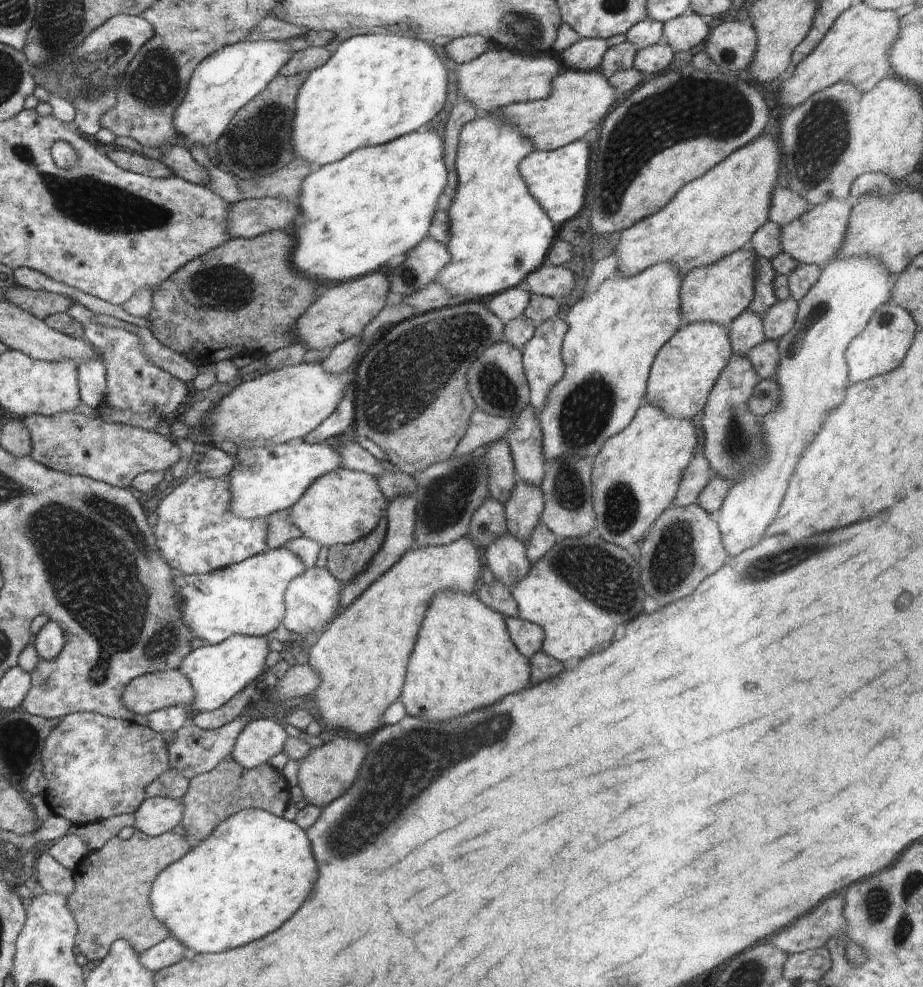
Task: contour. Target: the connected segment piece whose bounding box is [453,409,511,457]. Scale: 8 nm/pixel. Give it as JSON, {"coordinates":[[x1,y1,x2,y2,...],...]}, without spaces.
{"coordinates":[[474,409,471,412,466,432,456,446,453,457,470,455,473,450,480,448,480,446,489,445,502,437,505,438,510,423,507,418]]}

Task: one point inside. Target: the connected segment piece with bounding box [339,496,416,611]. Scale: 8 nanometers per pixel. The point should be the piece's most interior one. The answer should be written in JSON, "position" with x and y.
{"position":[400,513]}

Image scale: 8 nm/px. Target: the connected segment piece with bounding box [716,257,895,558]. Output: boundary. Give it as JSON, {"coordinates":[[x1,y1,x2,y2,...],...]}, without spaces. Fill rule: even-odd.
{"coordinates":[[850,257,841,261,832,260,821,269,816,284,798,302,796,320,776,344,779,357,774,378,778,385,778,400,775,407,760,417,759,427,763,440,763,455,756,461,756,466,746,472,738,482,731,484,728,494,724,497,721,507,717,510,718,524,722,540,729,558,739,555,744,549,758,544,768,524,774,520,776,510,784,498,788,488,788,480,802,456,802,452,812,444,816,432,822,428,824,418,831,410,844,402,849,384,849,368,846,364,845,350,850,341,862,332,871,314,885,302,891,301,891,290,894,284,884,263,874,257]]}

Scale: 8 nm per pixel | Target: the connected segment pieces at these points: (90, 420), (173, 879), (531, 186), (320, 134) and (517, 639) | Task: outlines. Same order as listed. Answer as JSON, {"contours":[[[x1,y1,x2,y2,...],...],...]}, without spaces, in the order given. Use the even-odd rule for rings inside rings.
{"contours":[[[66,411,58,415,30,415,23,419,31,438,30,456,67,475,80,475,128,489,140,473,168,473,180,458,178,445,168,436,136,428,132,425,108,422,84,411]],[[249,808,224,819,203,843,192,847,182,859,176,861,176,864,172,863,172,868,166,867,164,872,160,871,159,873,160,876,155,876,156,884,151,884,151,911,156,912,155,917,167,926,170,936,177,938,186,947,196,950,197,953,210,952,210,954,214,954,224,952,224,950,232,950,232,948,240,948,246,942,258,940,258,938,266,936,268,932,280,928,298,910,298,906,306,900,308,892,312,890,312,884,316,882,318,868,316,868,316,862,314,862,314,856,312,856,312,846,308,842,308,835,305,830,302,830,294,821,277,817,267,810]],[[580,139,553,151,534,149,519,162,519,173,528,192,543,208,552,224,559,228,563,222,578,214,584,206,588,182,588,160,593,146]],[[385,31,344,39,330,58,310,71,298,89,291,122,291,147,294,157,309,162,312,171,338,162,362,147,383,145,402,135,422,130,442,110,449,81,447,68,432,47,411,38,414,33,399,35]],[[519,616,505,617,505,623,511,641,524,658,530,660,535,652,541,650,544,631,540,625,522,620]]]}

